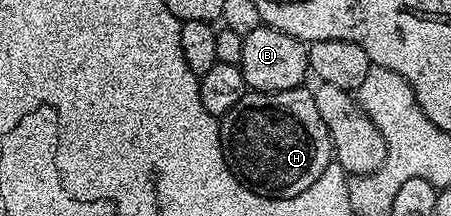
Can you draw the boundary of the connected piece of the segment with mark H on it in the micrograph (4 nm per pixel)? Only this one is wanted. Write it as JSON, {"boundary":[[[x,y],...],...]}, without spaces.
{"boundary":[[[306,86],[279,92],[247,91],[221,117],[218,133],[231,172],[264,196],[300,194],[332,163],[330,131],[320,118],[313,91]]]}

